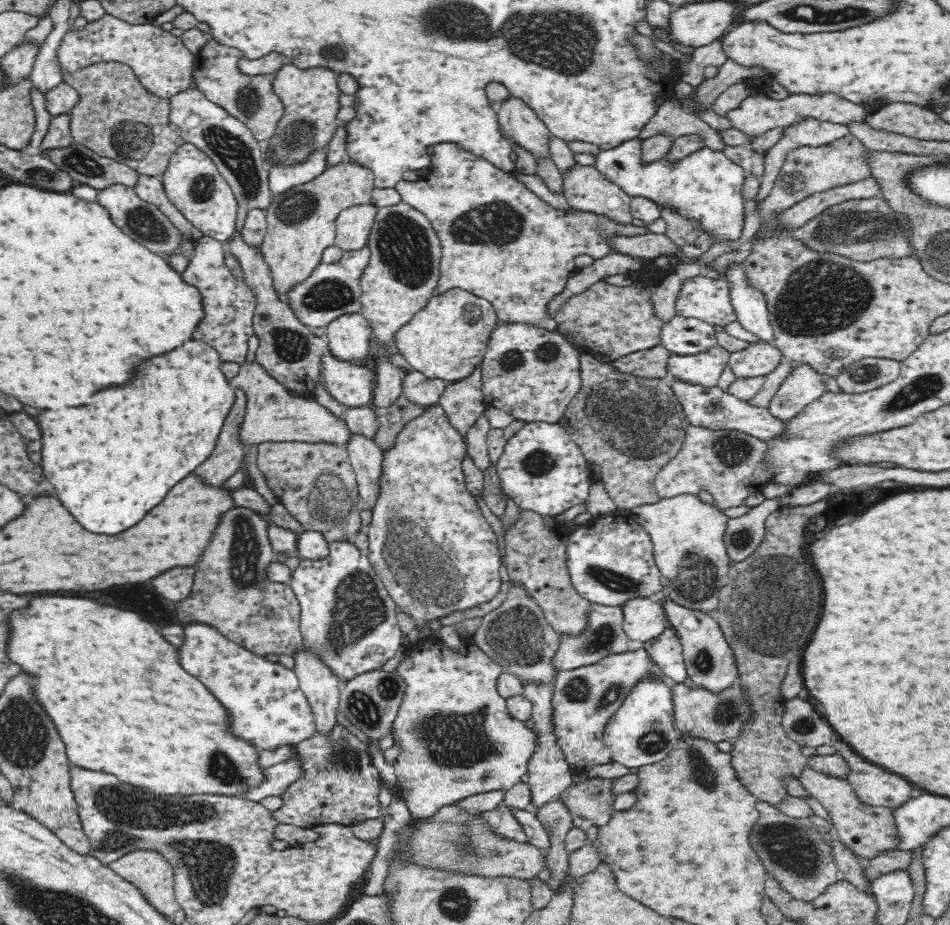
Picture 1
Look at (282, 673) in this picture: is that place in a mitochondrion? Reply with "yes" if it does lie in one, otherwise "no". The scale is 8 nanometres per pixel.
no

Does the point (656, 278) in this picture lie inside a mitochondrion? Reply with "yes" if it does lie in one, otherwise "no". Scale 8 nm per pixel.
no

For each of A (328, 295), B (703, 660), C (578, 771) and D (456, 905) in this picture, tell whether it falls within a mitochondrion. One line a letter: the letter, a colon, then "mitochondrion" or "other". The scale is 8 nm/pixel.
A: mitochondrion
B: mitochondrion
C: other
D: mitochondrion

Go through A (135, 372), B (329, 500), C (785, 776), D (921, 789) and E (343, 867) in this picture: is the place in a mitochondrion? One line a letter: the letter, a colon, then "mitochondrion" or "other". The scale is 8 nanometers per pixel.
A: other
B: mitochondrion
C: other
D: other
E: other

